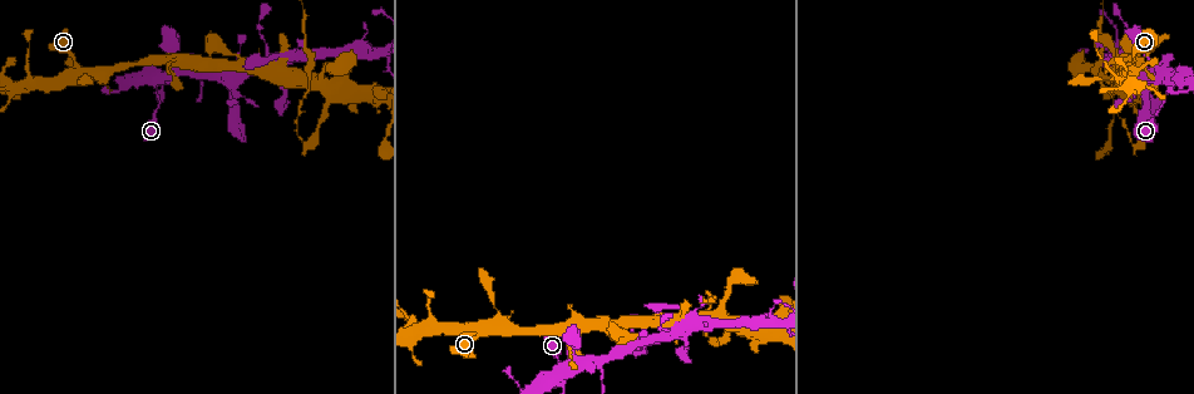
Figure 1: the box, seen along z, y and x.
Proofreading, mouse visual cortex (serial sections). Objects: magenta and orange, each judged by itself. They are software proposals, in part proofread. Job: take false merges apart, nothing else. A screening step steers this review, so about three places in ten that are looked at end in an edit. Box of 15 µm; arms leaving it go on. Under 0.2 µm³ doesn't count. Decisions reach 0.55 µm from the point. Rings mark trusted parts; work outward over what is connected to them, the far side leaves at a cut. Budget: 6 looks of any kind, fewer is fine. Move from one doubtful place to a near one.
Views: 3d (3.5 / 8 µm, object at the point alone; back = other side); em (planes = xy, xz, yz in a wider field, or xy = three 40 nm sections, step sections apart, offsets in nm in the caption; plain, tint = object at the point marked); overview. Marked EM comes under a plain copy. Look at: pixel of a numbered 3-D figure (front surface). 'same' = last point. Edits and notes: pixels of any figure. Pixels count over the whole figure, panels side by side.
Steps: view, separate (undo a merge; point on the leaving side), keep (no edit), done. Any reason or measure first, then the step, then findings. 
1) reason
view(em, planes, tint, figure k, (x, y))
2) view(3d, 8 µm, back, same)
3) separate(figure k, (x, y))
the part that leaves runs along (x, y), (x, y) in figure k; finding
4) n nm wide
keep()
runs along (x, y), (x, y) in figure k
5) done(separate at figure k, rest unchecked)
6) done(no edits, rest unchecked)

small branch off a trunk
view(3d, 3.5 µm, figure 1, (602, 372))

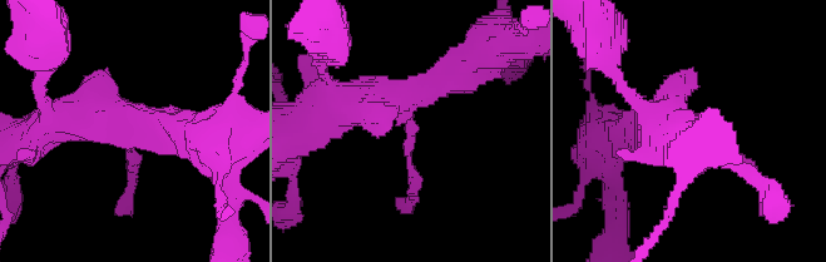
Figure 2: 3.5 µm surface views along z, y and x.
3 arms; arms of 150, 400, 500 nm; now the EM
view(em, xy, step 1, tint, figure 2, (410, 129))

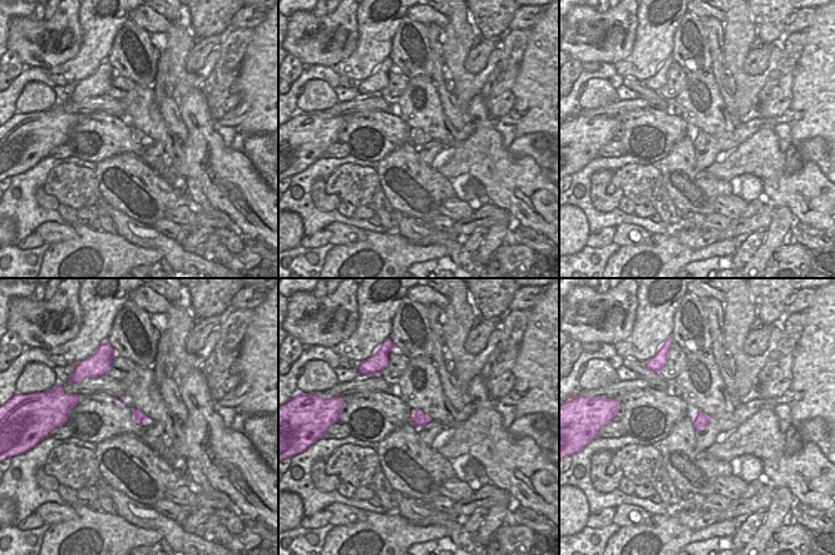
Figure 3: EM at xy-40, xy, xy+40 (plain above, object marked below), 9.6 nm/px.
keep()
runs along (341, 109), (406, 115), (414, 192) in figure 2; continuous, no second cell

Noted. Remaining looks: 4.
thick turns thin
view(3d, 8 µm, figure 1, (331, 101))

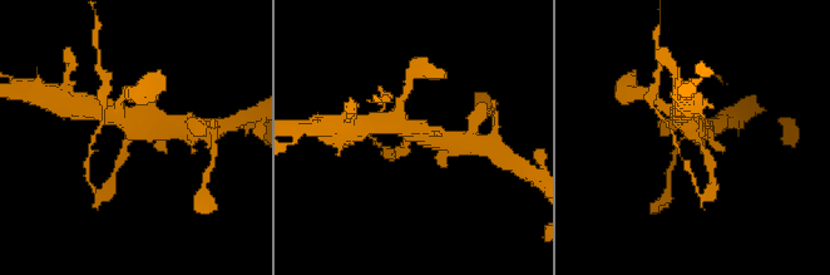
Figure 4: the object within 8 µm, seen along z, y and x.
view(3d, 3.5 µm, figure 4, (128, 133))

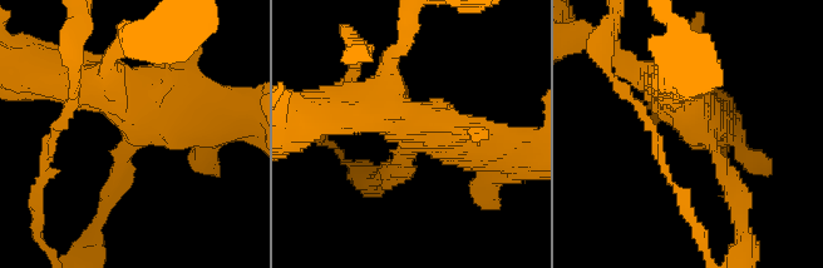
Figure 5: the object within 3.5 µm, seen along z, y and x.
keep()
runs along (671, 83), (735, 183), (735, 202) in figure 5; continuous, no second cell

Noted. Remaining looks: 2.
sudden change in width
view(3d, 3.5 µm, figure 1, (1131, 139))

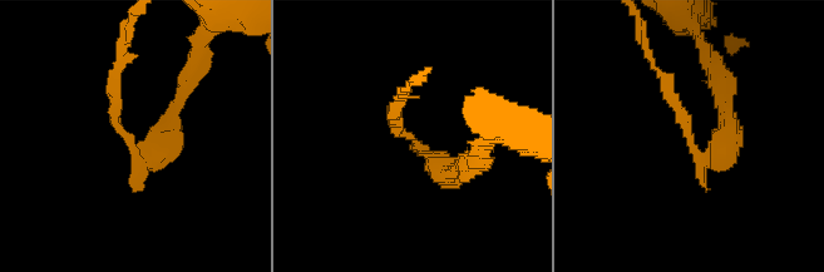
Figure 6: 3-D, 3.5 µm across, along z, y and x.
view(em, xy, step 5, tint, figure 6, (132, 143))

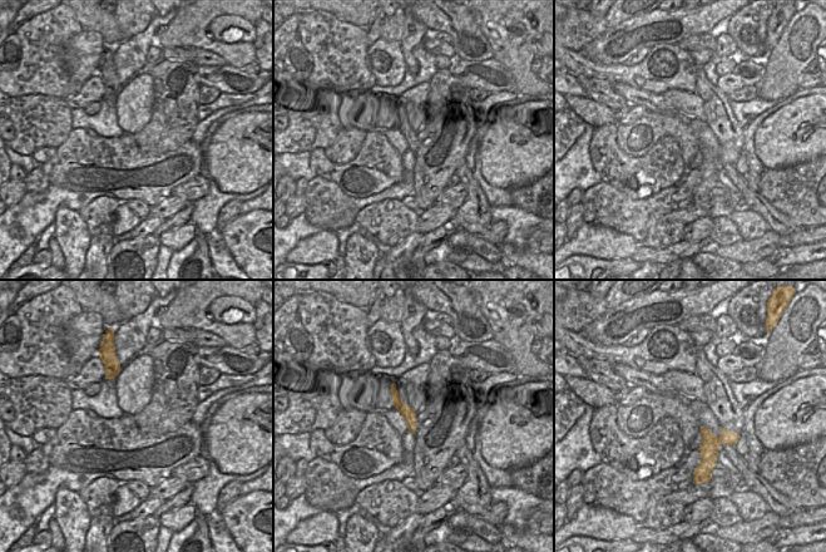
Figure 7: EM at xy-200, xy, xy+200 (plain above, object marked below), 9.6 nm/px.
separate(figure 6, (684, 123))
the part that leaves runs along (706, 157), (690, 142), (649, 57) in figure 6; two cells meet here

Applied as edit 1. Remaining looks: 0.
done(separate at figure 6, rest unchecked)

